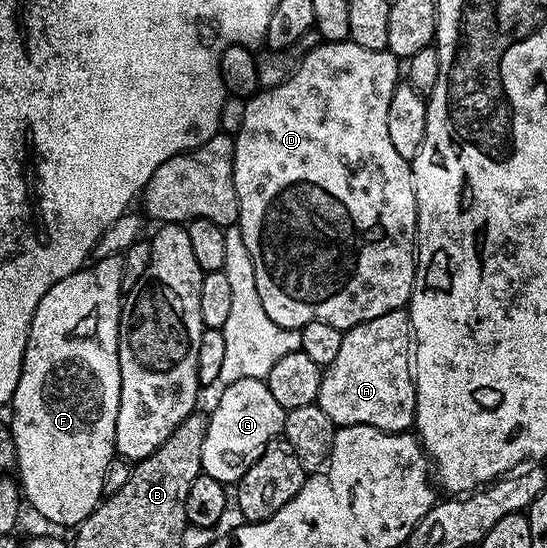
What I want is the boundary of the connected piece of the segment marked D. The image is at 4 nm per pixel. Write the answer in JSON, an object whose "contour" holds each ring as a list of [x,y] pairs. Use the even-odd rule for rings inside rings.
{"contour":[[[320,41],[311,52],[299,63],[299,67],[281,85],[260,90],[250,96],[243,107],[243,120],[239,123],[239,132],[234,132],[235,140],[235,164],[233,165],[233,181],[237,189],[237,201],[239,202],[239,221],[237,226],[241,229],[241,237],[245,241],[245,249],[249,249],[249,257],[253,257],[253,273],[257,273],[257,297],[261,297],[261,305],[265,305],[265,313],[277,321],[277,325],[282,327],[294,327],[296,329],[309,325],[309,321],[325,321],[343,332],[361,325],[365,321],[373,321],[373,317],[381,317],[381,313],[398,311],[406,308],[411,302],[411,290],[415,280],[415,256],[417,254],[417,193],[415,192],[415,182],[411,172],[411,164],[401,153],[397,153],[397,148],[393,146],[393,141],[389,138],[389,101],[393,101],[393,93],[398,89],[401,76],[399,76],[401,61],[392,51],[378,51],[377,49],[365,49],[362,45],[357,45],[350,41],[341,43],[329,43]]]}

